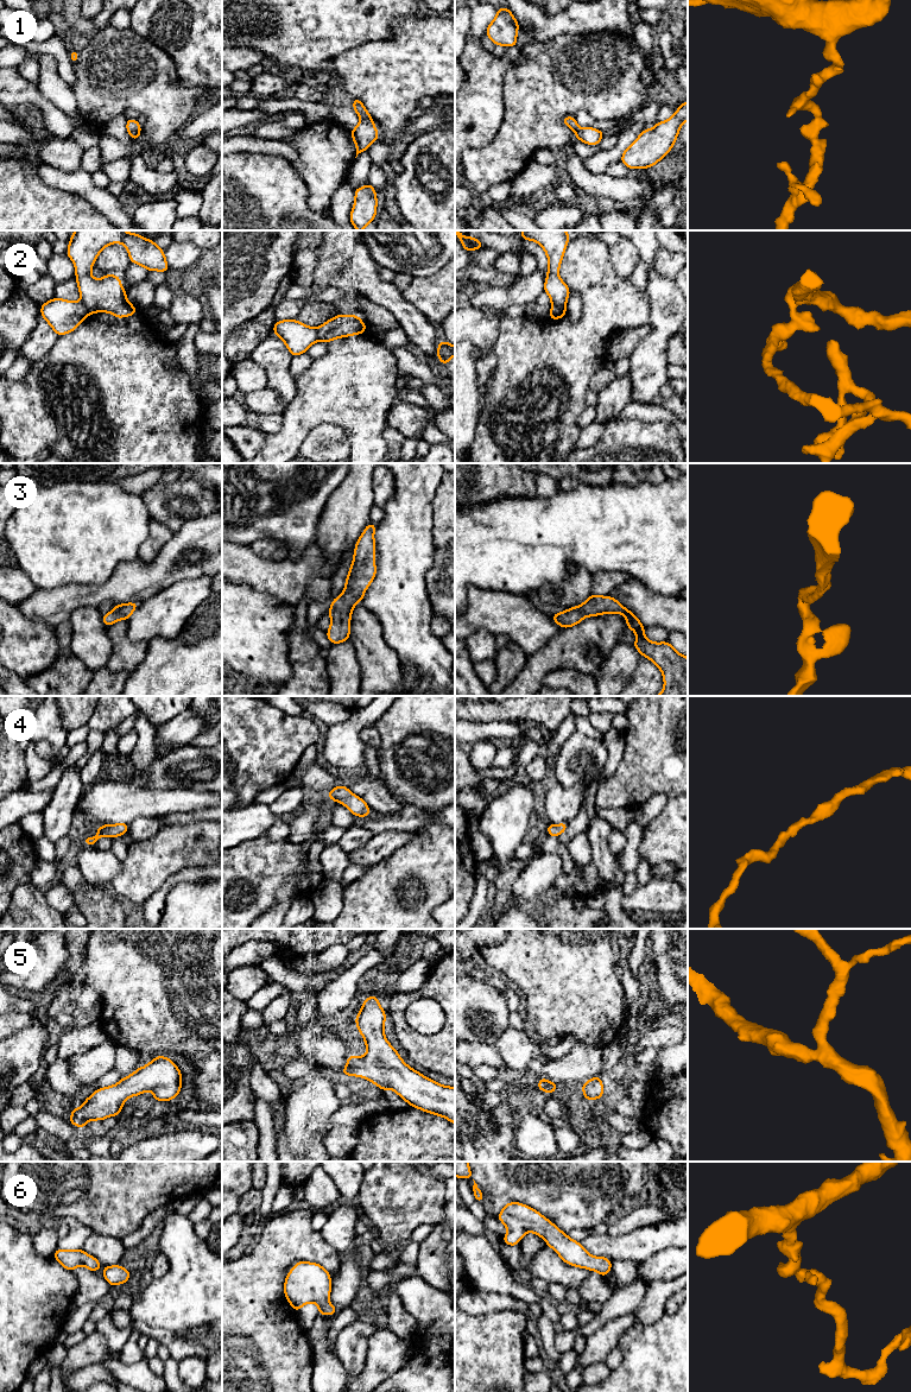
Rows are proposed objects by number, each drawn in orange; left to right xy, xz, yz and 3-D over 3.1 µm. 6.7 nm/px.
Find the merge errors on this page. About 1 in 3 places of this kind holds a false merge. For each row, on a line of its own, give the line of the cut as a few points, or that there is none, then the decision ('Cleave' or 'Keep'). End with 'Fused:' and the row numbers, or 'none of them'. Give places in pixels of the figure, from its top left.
1: No split. Keep
2: Split along xz (316, 328), (317, 340). Cleave
3: No split. Keep
4: No split. Keep
5: No split. Keep
6: No split. Keep
Fused: 2

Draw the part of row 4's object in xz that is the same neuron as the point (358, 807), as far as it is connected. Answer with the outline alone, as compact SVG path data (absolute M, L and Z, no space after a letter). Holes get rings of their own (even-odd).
M341 784L333 789L325 797L343 804L354 816L366 817L371 814L367 803Z

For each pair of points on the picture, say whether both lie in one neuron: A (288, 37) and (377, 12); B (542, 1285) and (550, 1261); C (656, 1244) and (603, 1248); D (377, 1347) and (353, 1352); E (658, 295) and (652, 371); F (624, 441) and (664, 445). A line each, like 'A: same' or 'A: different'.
A: same
B: different
C: same
D: different
E: same
F: same

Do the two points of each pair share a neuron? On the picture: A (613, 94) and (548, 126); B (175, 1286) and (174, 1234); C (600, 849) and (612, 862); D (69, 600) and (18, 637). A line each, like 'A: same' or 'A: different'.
A: same
B: same
C: same
D: different

